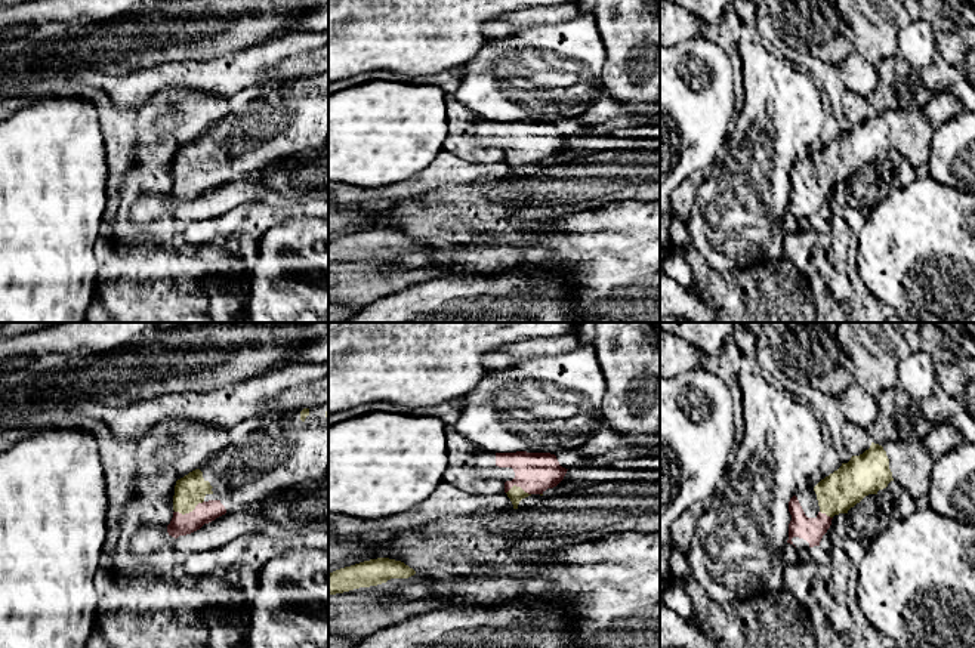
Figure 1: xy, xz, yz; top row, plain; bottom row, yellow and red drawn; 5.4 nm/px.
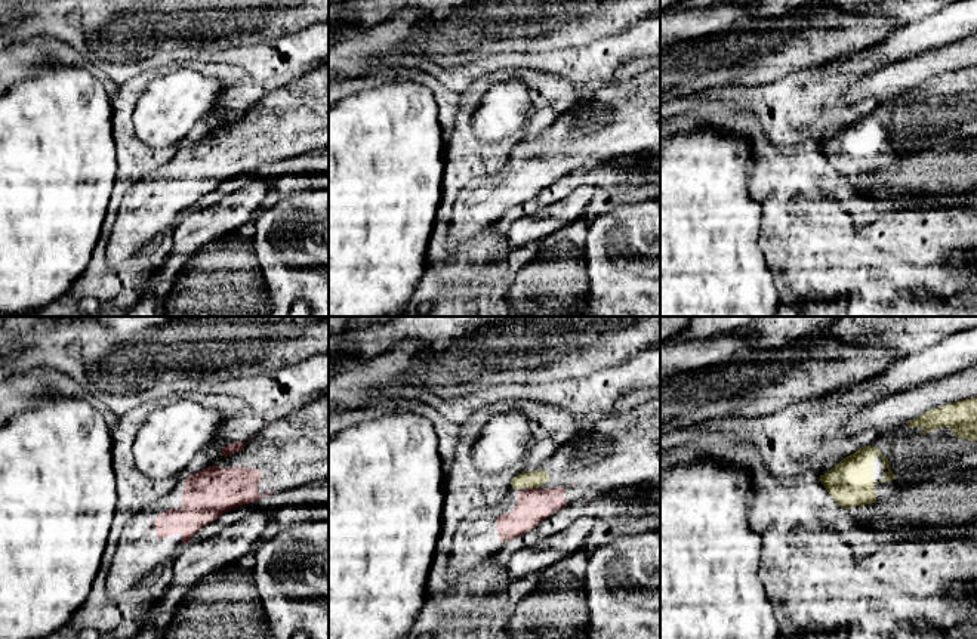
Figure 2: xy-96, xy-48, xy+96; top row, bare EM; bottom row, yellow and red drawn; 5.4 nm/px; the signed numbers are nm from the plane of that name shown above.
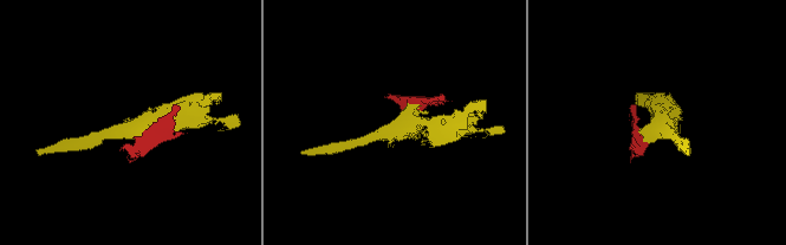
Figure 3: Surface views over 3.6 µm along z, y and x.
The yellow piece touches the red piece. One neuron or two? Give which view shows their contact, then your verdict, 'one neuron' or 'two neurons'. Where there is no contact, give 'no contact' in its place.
meets yellow in xy; one neuron

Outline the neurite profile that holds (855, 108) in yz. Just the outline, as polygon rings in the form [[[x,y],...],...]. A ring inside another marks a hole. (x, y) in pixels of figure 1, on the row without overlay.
[[[845,90],[842,95],[842,108],[851,124],[860,124],[871,114],[871,107],[867,98],[861,98],[849,90]]]

